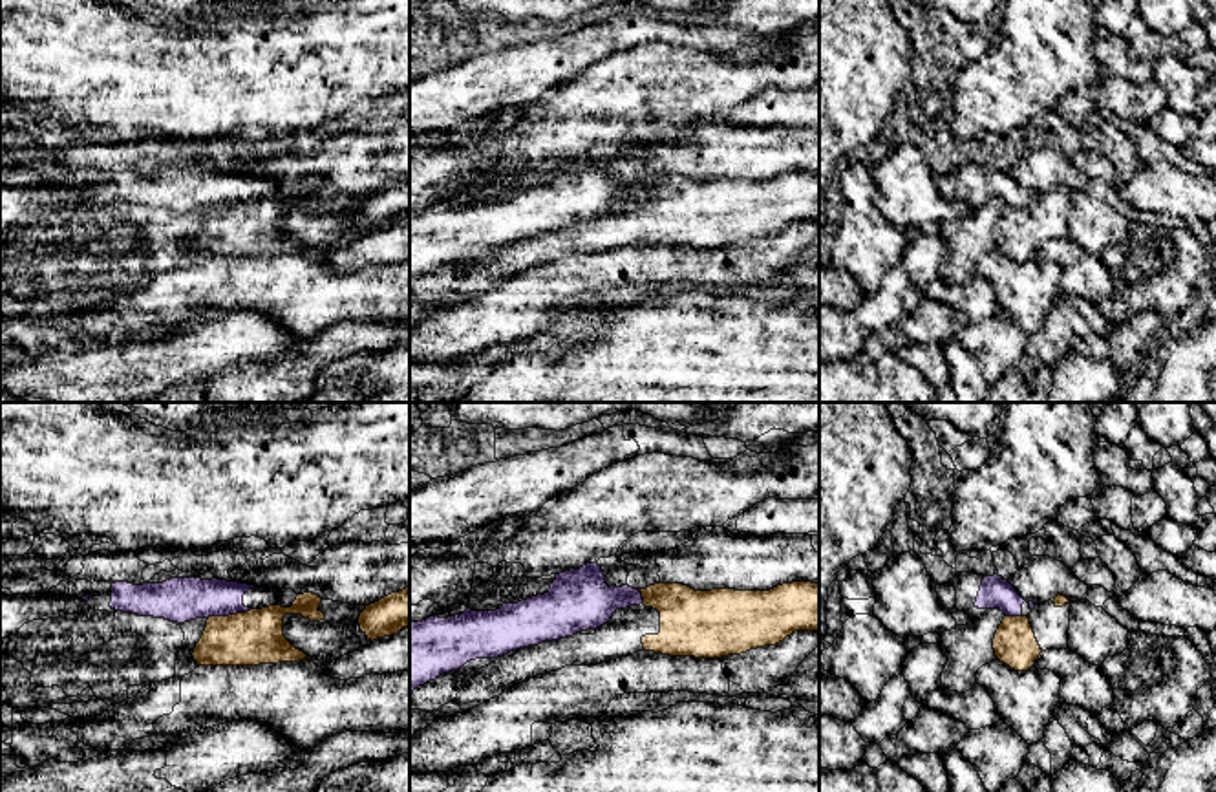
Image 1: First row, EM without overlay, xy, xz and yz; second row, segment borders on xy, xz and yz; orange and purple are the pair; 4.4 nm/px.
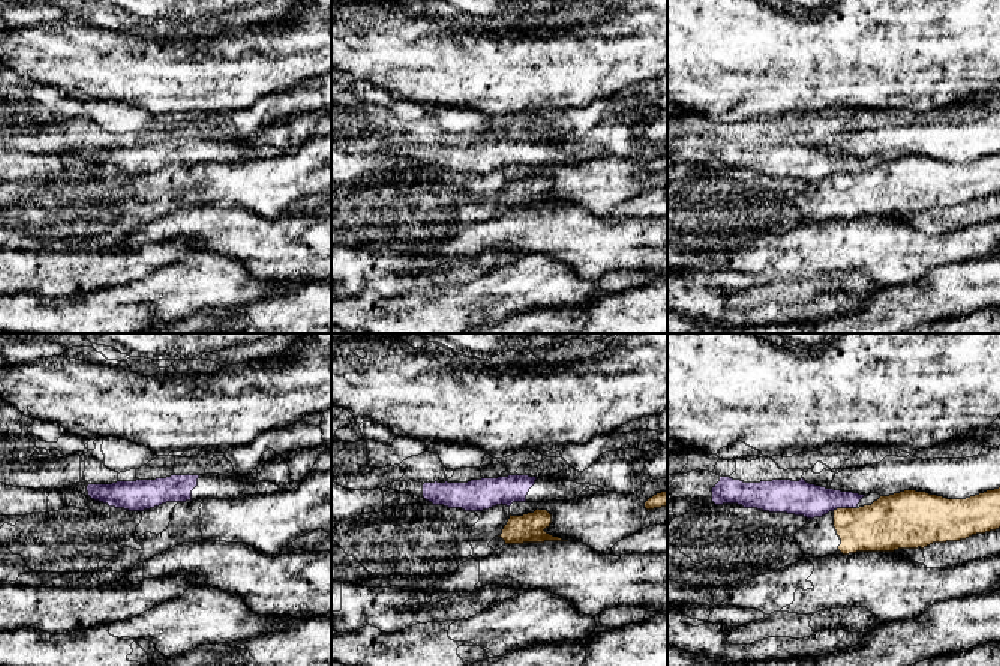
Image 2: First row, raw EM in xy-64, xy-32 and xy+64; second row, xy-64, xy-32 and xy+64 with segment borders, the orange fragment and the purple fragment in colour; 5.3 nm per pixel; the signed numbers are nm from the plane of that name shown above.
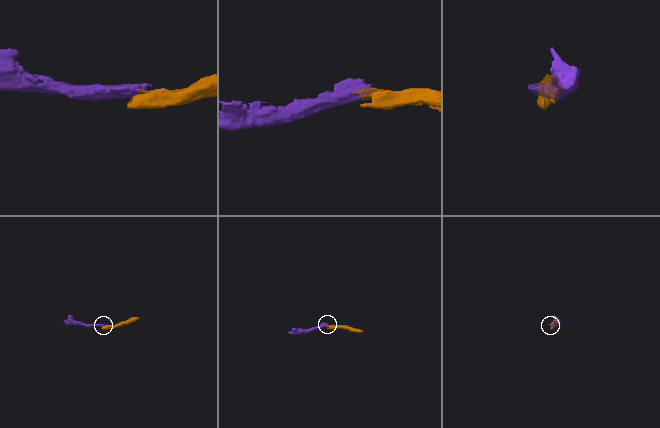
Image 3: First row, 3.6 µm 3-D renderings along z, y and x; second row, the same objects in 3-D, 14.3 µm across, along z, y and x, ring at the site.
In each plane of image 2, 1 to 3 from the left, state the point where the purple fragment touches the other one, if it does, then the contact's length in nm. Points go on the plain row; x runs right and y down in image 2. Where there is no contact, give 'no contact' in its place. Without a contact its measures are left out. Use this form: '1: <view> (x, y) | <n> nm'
1: no contact
2: no contact
3: xy+64 (843, 173) | 130 nm

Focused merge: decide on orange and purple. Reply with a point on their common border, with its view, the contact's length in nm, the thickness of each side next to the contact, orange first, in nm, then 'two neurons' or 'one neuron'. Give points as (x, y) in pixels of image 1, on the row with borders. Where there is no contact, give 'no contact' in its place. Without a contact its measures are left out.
contact xy (229, 615); length 200 nm; calibres 240 and 190 nm; two neurons

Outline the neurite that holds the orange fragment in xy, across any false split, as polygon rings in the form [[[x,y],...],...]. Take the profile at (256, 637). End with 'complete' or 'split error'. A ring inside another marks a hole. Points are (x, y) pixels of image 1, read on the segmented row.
[[[298,594],[291,607],[269,605],[229,616],[208,616],[207,627],[194,648],[197,666],[260,666],[309,658],[283,637],[283,616],[302,615],[320,622],[322,598]]] | complete

